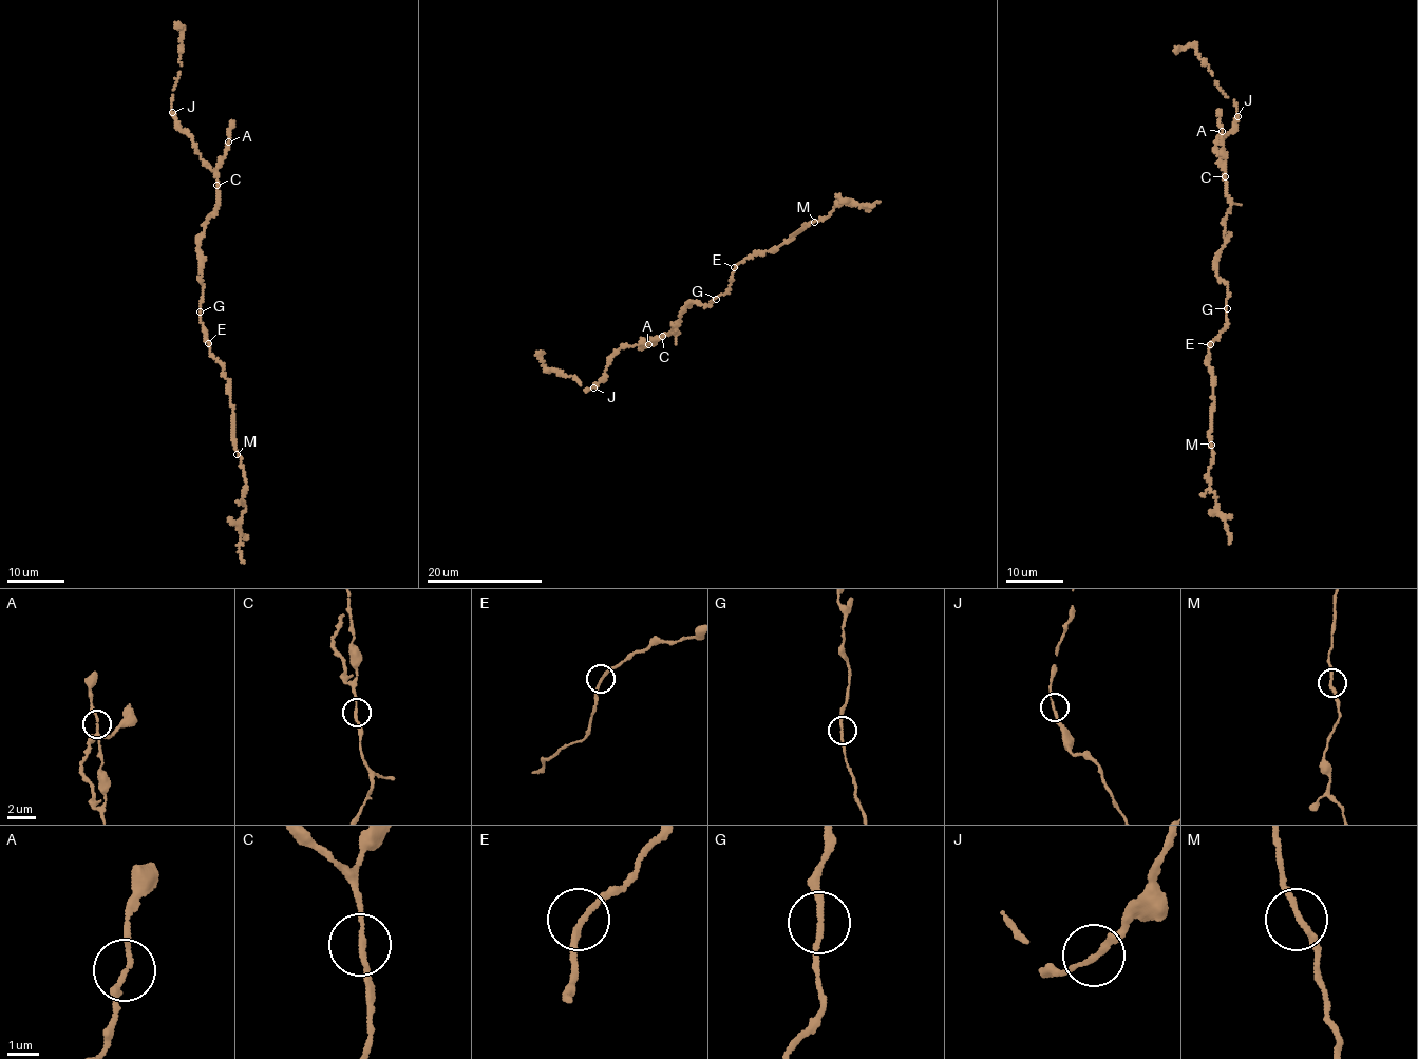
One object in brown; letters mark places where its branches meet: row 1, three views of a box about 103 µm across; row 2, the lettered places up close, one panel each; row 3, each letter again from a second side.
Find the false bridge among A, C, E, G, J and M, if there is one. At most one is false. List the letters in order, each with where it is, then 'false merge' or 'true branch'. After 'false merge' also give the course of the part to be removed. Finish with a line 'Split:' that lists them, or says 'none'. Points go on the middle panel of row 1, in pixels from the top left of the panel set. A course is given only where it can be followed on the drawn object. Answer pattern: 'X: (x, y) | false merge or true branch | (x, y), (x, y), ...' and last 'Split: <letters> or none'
A: (648, 344) | true branch
C: (662, 336) | true branch
E: (734, 267) | true branch
G: (716, 299) | true branch
J: (593, 388) | true branch
M: (814, 222) | true branch
Split: none

